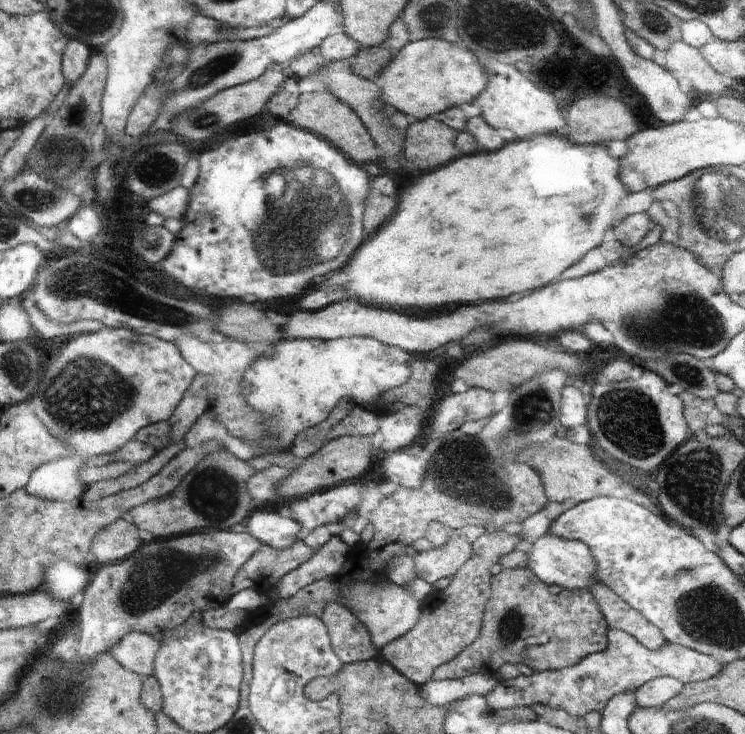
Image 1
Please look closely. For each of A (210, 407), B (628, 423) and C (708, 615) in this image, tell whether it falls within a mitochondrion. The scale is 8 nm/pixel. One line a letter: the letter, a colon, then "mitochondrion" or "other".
A: other
B: mitochondrion
C: mitochondrion

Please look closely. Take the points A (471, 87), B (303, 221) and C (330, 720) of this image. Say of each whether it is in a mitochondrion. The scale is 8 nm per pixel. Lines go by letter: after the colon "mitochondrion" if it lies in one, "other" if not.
A: other
B: mitochondrion
C: other

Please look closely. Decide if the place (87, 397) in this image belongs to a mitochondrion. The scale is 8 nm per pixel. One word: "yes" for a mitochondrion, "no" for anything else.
yes

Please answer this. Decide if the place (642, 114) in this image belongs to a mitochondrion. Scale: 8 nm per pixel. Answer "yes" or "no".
no

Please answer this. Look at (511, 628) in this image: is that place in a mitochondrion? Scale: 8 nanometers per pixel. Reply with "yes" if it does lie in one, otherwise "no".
yes

